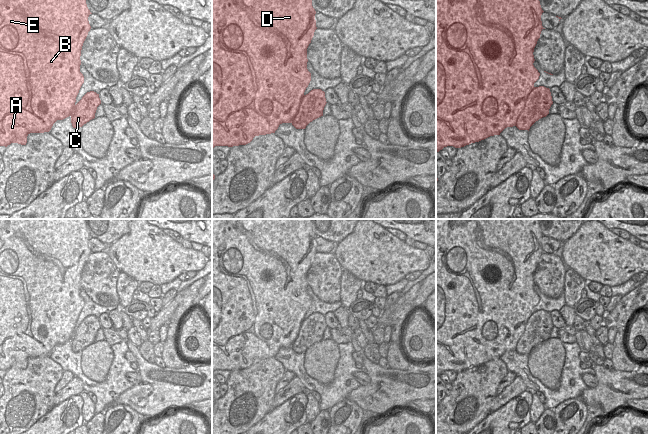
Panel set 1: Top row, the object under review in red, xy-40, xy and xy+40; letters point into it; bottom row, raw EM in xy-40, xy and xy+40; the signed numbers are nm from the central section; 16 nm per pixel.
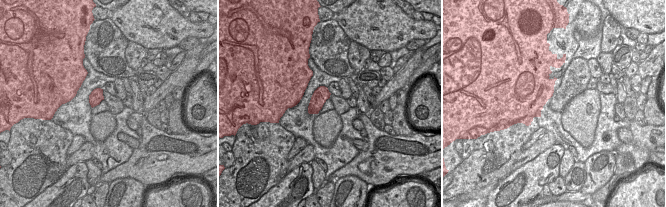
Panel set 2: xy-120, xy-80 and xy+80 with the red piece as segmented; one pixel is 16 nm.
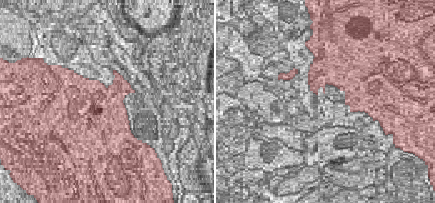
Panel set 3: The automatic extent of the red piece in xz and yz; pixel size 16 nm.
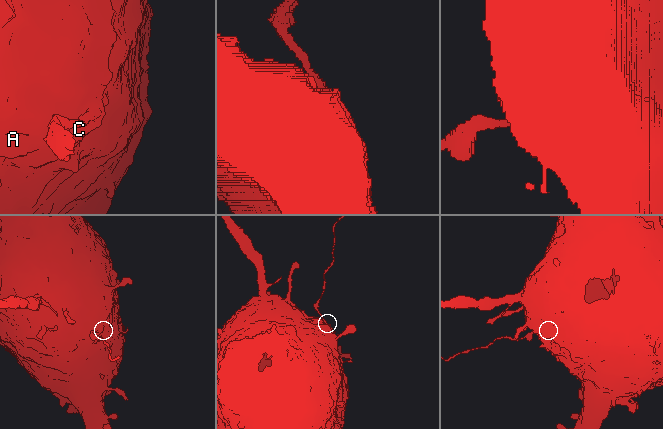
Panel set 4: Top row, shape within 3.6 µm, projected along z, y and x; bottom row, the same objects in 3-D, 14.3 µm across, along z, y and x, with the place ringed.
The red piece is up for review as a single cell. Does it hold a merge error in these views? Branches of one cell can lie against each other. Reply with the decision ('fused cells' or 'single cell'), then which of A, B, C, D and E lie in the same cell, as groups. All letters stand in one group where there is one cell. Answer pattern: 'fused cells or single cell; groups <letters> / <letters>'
fused cells; groups A B D E / C

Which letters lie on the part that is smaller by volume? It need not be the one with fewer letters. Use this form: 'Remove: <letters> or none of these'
Remove: C

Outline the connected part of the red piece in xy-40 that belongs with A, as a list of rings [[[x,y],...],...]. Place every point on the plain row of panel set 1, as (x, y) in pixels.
[[[0,219],[0,370],[7,371],[11,367],[26,369],[30,357],[49,356],[57,344],[72,340],[76,321],[84,307],[84,300],[80,296],[80,280],[91,253],[88,245],[90,238],[85,219]]]

